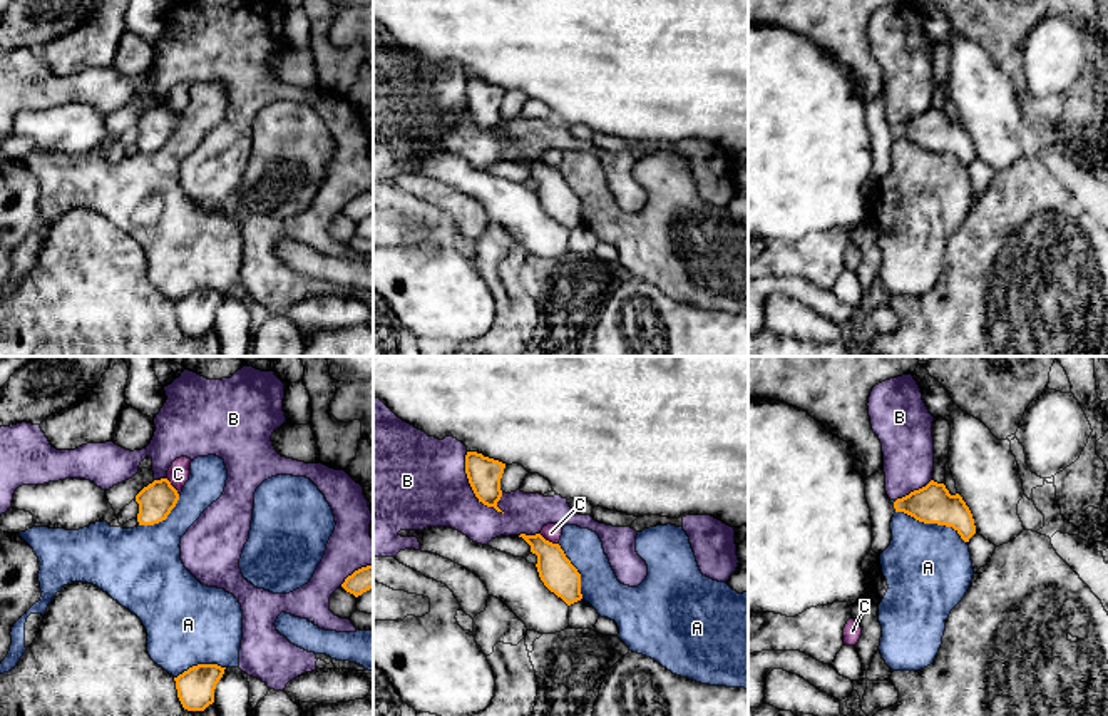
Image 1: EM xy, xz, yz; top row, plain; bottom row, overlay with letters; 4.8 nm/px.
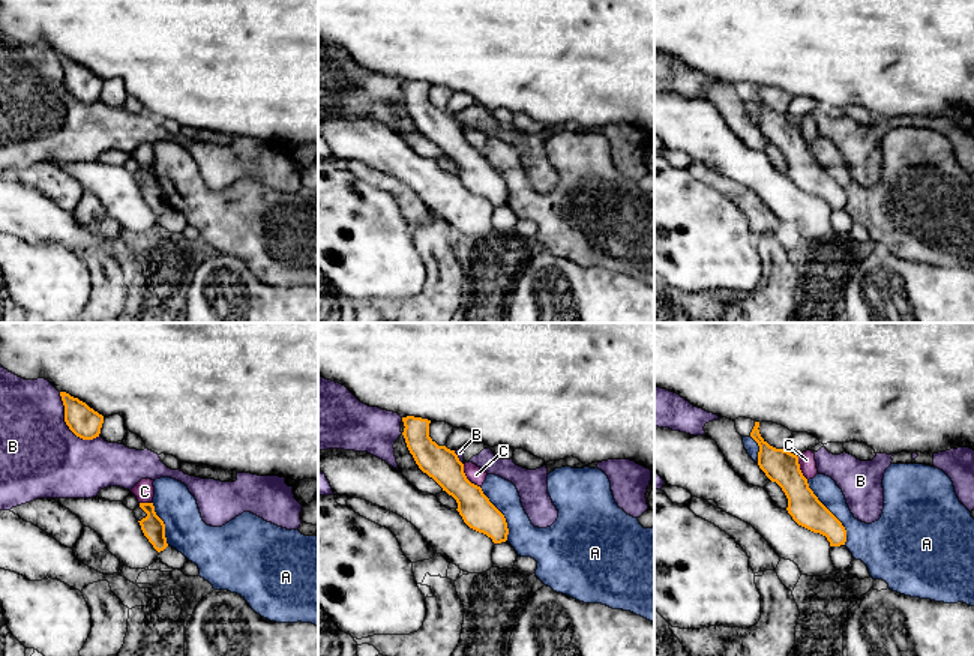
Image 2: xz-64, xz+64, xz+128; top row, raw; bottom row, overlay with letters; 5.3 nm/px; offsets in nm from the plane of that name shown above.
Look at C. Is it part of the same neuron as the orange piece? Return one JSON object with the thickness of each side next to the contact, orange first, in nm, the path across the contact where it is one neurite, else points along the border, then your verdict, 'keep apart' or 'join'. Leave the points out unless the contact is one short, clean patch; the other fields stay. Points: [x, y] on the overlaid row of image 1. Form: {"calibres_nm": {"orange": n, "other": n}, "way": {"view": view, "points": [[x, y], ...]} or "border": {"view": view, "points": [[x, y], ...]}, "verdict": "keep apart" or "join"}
{"calibres_nm": {"orange": 170, "other": 90}, "border": {"view": "xz", "points": [[539, 534], [558, 544]]}, "verdict": "keep apart"}

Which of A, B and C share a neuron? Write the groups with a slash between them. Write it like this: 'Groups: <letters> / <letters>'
Groups: A / B / C

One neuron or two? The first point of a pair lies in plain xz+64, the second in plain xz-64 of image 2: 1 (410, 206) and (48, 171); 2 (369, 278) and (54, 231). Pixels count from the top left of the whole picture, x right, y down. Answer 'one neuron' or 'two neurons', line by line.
1: one neuron
2: two neurons

